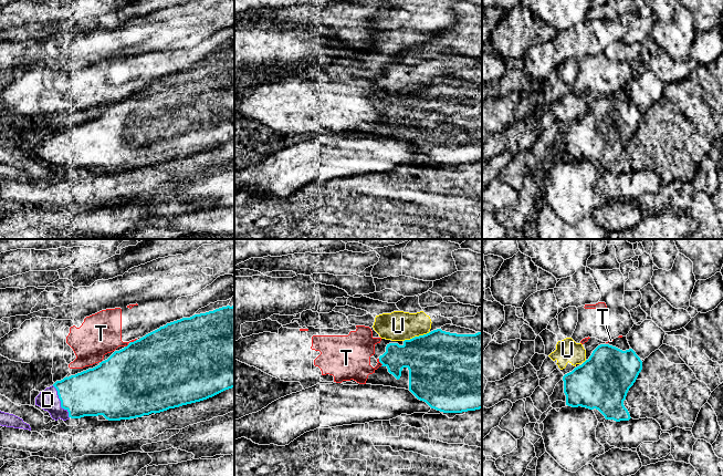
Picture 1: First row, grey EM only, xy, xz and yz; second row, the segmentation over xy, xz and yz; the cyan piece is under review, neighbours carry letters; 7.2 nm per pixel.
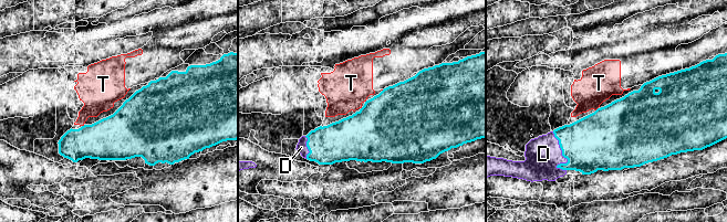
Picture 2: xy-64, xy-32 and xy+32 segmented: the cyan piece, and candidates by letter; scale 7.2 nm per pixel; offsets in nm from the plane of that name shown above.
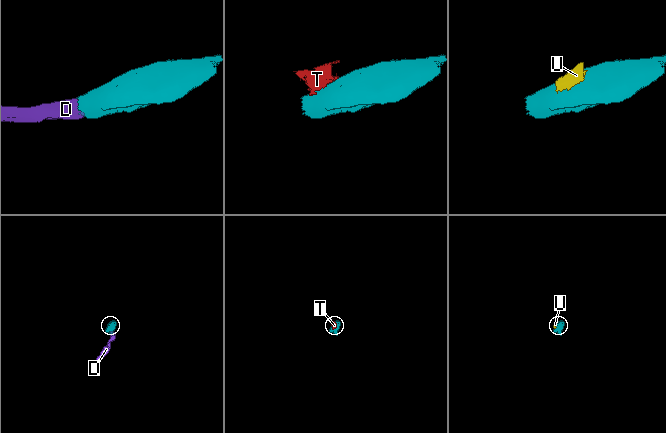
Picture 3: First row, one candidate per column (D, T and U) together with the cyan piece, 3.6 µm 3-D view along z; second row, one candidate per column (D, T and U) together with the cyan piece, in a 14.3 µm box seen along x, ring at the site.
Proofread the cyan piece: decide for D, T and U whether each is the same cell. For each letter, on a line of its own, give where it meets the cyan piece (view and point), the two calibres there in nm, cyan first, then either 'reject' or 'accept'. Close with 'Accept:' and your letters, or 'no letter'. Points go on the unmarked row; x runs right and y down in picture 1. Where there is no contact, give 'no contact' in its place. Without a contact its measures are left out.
D: contact xy (61, 154); calibres 340 and 160 nm; accept
T: contact xz (379, 113); calibres 200 and 320 nm; reject
U: contact xz (416, 89); calibres 460 and 220 nm; reject
Accept: D

